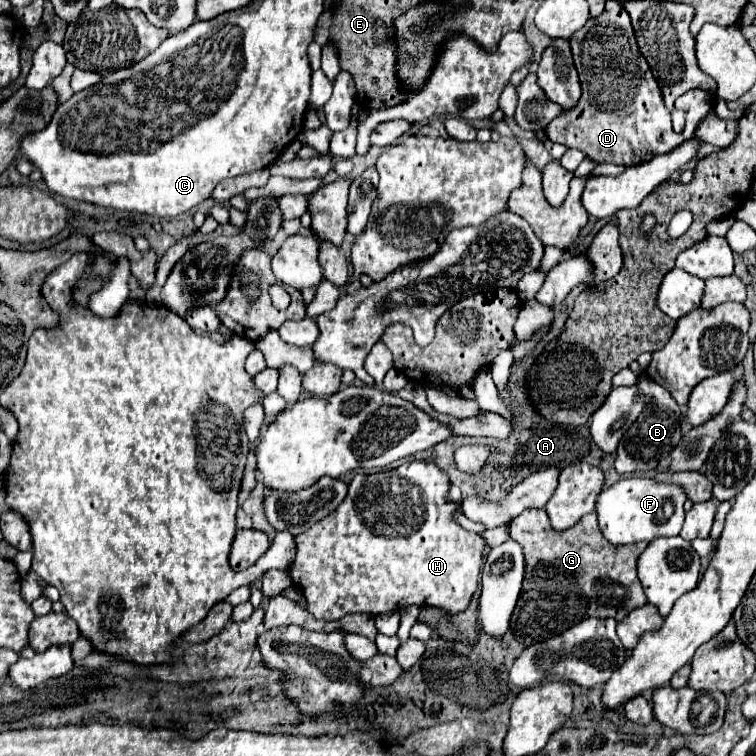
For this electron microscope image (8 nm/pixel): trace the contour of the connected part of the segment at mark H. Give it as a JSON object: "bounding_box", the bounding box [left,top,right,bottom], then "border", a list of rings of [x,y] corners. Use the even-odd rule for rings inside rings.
{"bounding_box":[289,461,487,621],"border":[[[409,461],[403,463],[397,469],[391,471],[379,471],[379,473],[359,473],[353,477],[353,481],[349,483],[349,493],[343,499],[343,503],[329,513],[327,517],[323,517],[321,521],[317,521],[309,531],[301,533],[295,537],[297,543],[297,557],[293,561],[293,565],[289,567],[291,579],[295,585],[301,587],[305,599],[307,599],[307,611],[315,617],[315,619],[323,619],[323,621],[337,621],[349,613],[365,613],[365,615],[381,615],[381,613],[389,613],[389,611],[399,611],[405,609],[409,605],[417,605],[417,607],[437,607],[441,611],[445,611],[447,615],[459,615],[469,607],[469,601],[473,597],[473,593],[479,587],[479,573],[481,573],[481,565],[483,565],[483,551],[487,547],[487,541],[481,535],[469,533],[465,531],[459,523],[455,523],[453,515],[457,511],[461,511],[459,503],[449,501],[449,477],[445,475],[445,471],[441,471],[435,463],[429,461]]]}

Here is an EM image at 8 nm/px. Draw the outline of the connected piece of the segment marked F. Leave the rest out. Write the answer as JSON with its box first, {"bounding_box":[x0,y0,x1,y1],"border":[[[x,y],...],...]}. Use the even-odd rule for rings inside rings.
{"bounding_box":[597,477,685,545],"border":[[[627,477],[613,487],[603,489],[597,497],[599,527],[605,539],[615,545],[627,545],[635,541],[653,541],[657,537],[678,536],[685,520],[685,491],[673,483],[661,483],[647,477]]]}

